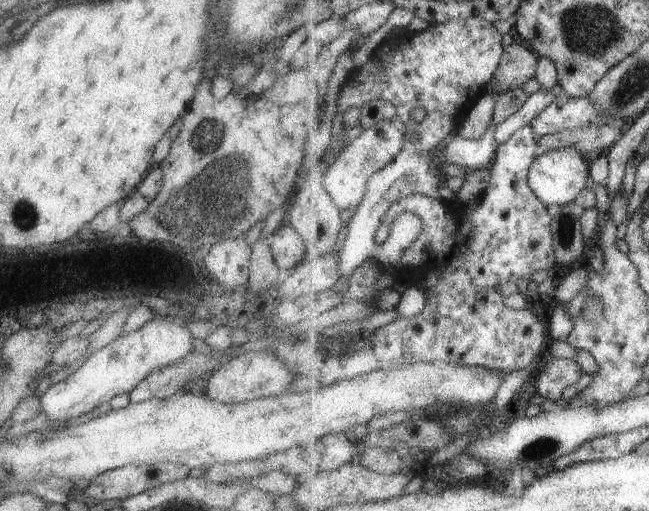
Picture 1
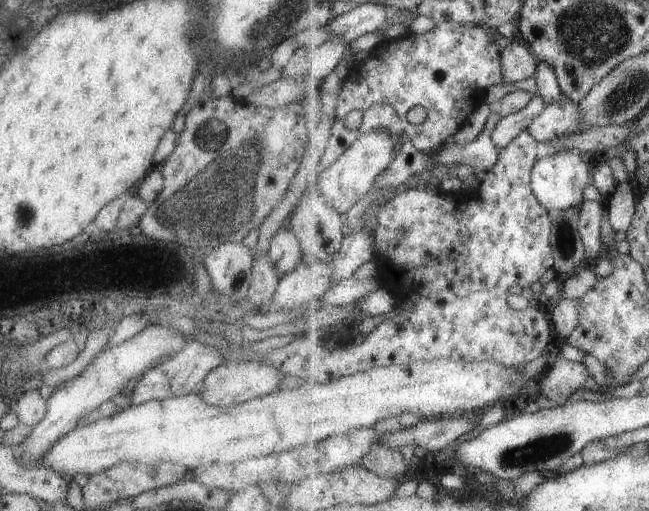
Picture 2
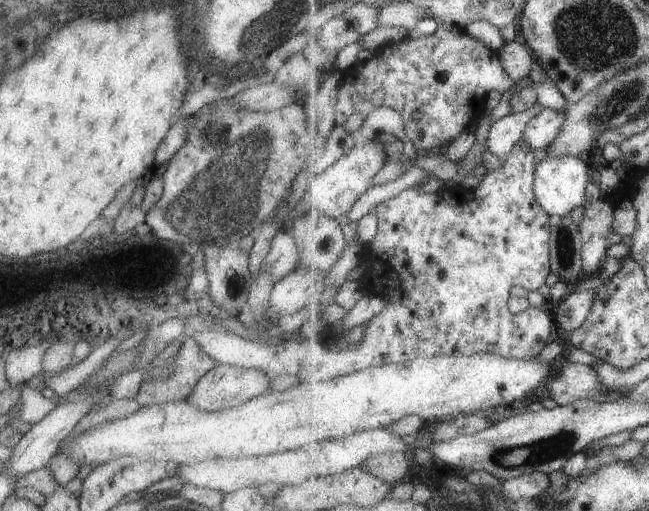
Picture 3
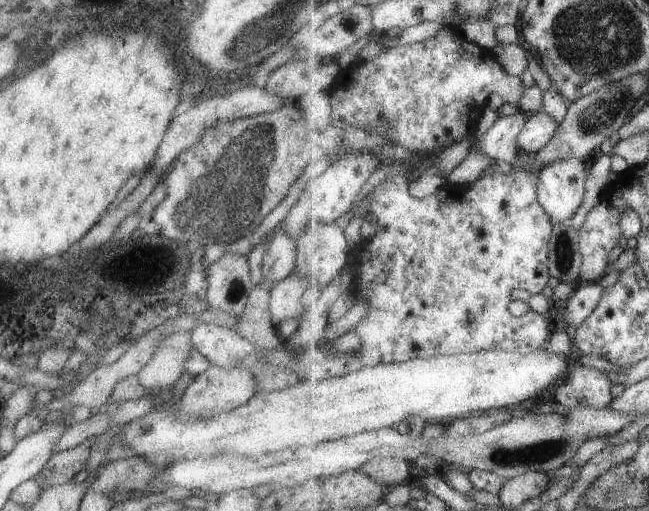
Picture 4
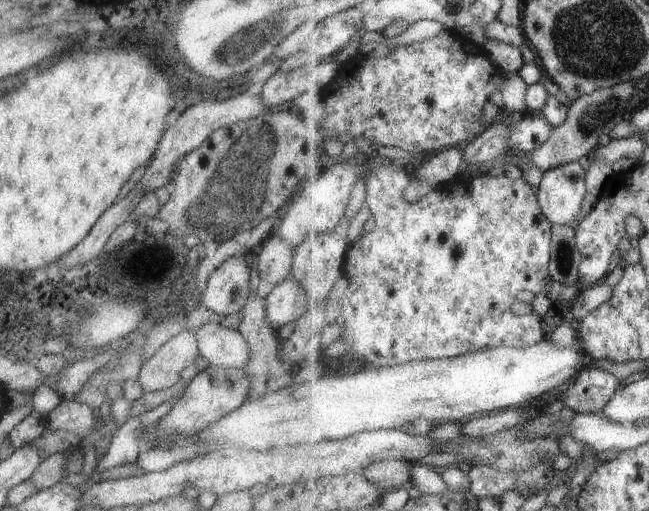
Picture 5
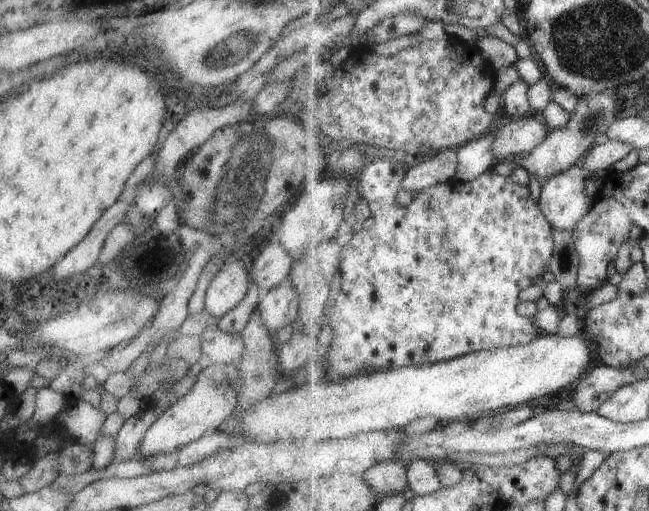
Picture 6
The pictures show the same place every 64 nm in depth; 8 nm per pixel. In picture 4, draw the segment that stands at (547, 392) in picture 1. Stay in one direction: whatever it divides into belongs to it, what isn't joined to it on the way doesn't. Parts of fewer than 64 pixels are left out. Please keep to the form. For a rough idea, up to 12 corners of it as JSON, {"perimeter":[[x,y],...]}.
{"perimeter":[[575,366],[555,390],[555,402],[610,406],[613,380],[605,371]]}

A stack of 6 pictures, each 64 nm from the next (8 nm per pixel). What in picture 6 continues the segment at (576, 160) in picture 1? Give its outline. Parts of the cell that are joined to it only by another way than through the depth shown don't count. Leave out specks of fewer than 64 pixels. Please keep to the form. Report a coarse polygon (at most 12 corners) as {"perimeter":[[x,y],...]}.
{"perimeter":[[580,163],[541,188],[554,230],[575,230],[596,200]]}

